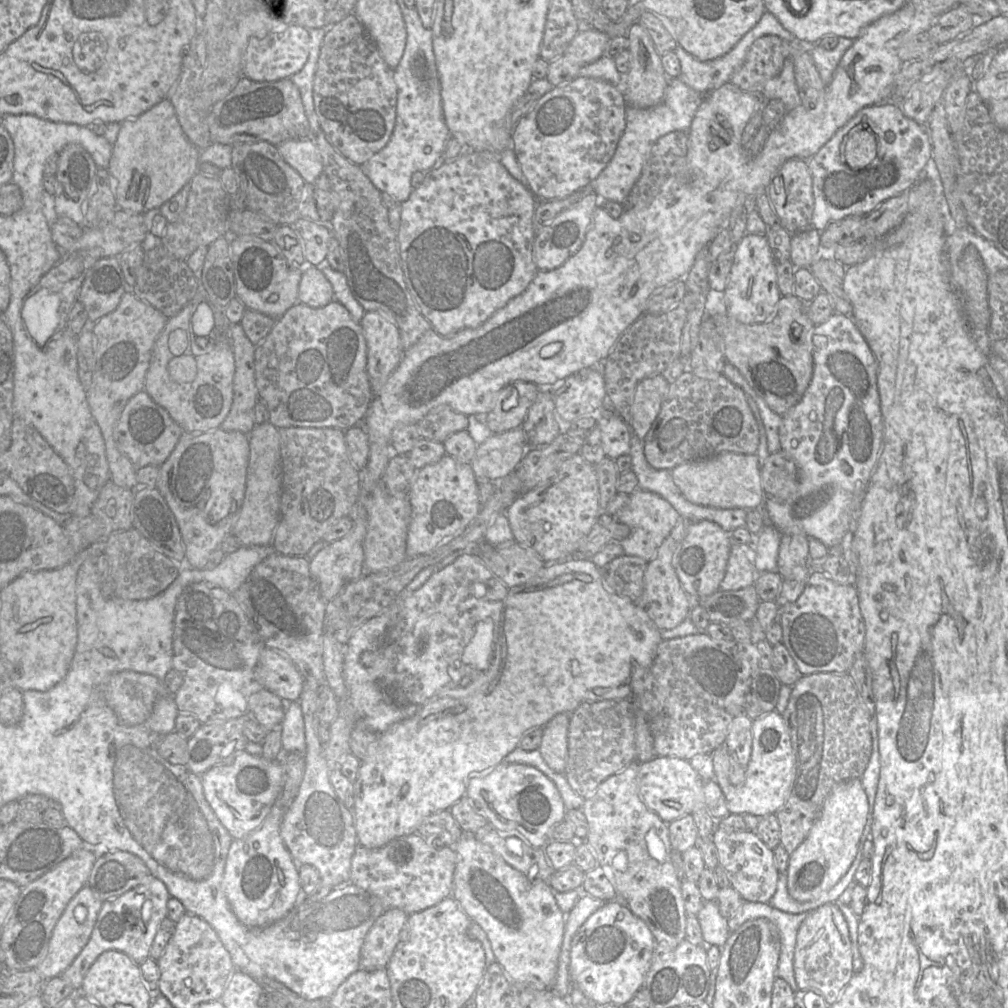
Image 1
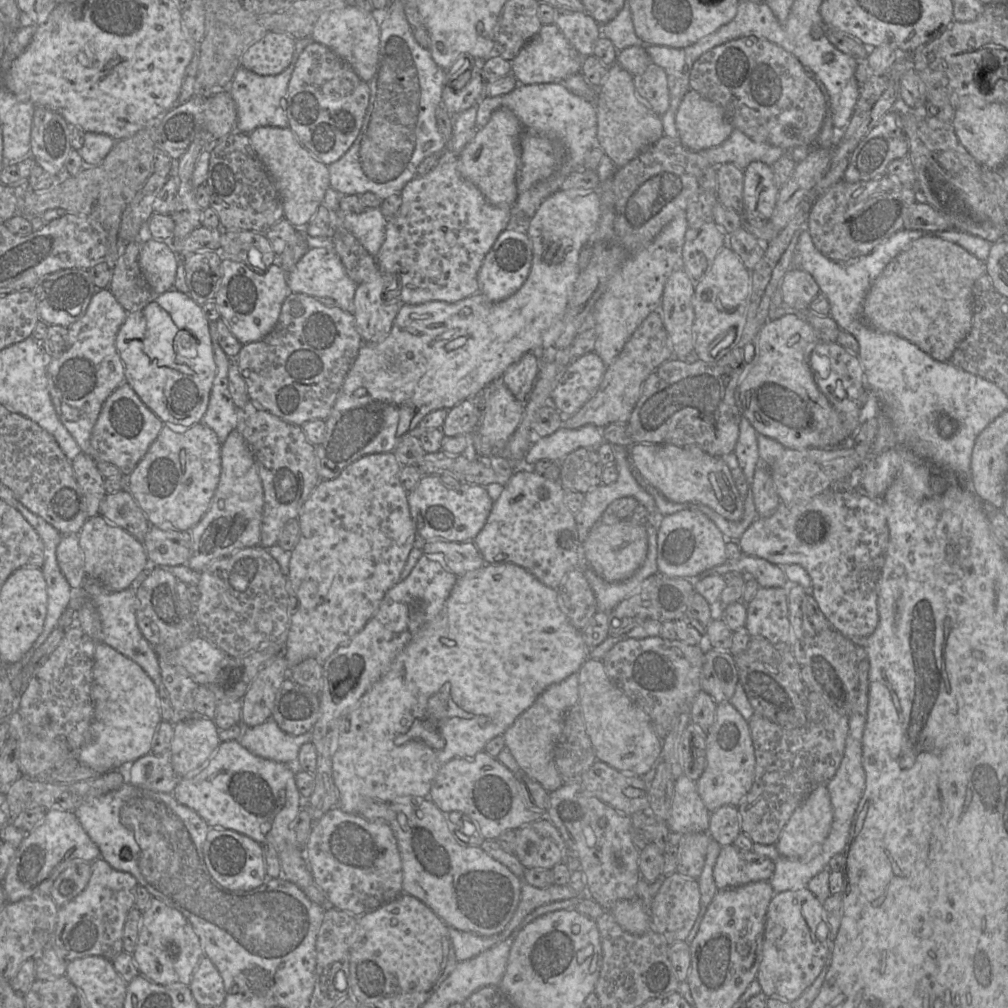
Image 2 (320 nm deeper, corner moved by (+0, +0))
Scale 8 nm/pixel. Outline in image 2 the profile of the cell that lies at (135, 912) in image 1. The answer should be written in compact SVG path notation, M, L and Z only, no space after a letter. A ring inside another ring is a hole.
M102 858L91 863L91 870L91 878L85 890L58 909L50 945L67 962L87 956L102 956L113 961L124 951L124 925L129 911L135 907L139 883L133 875L113 869Z

